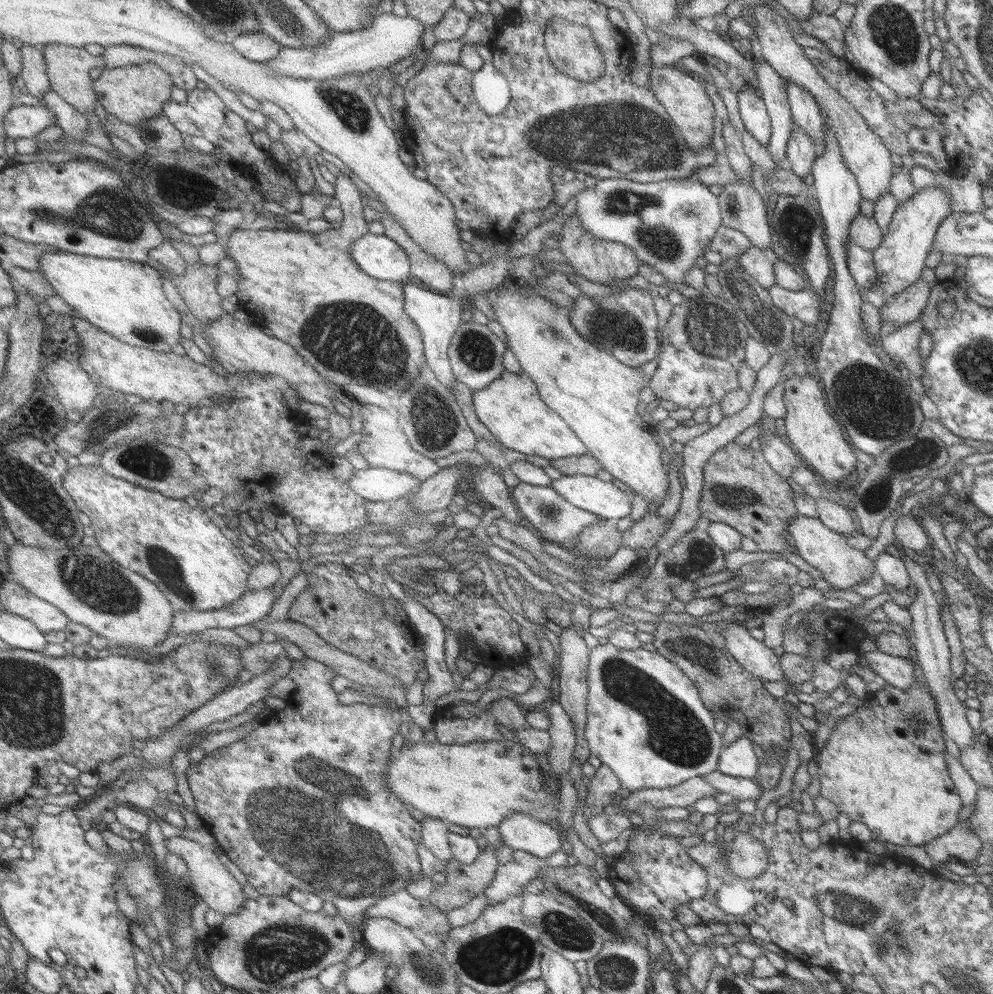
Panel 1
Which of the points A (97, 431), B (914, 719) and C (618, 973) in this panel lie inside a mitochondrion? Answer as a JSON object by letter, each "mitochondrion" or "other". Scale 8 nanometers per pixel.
{"A":"mitochondrion","B":"mitochondrion","C":"mitochondrion"}

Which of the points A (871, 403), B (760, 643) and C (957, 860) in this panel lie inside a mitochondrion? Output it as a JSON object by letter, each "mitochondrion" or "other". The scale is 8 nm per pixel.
{"A":"mitochondrion","B":"other","C":"other"}

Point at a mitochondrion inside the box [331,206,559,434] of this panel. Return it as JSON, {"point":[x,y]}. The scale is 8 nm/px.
{"point":[476,351]}

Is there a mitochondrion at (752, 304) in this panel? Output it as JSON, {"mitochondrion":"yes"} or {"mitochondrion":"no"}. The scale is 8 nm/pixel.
{"mitochondrion":"yes"}

